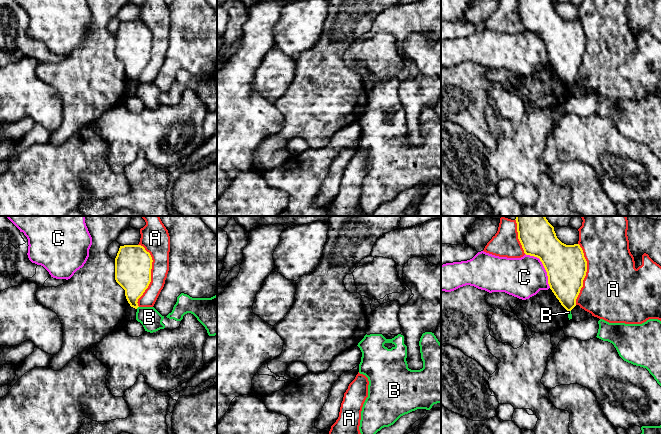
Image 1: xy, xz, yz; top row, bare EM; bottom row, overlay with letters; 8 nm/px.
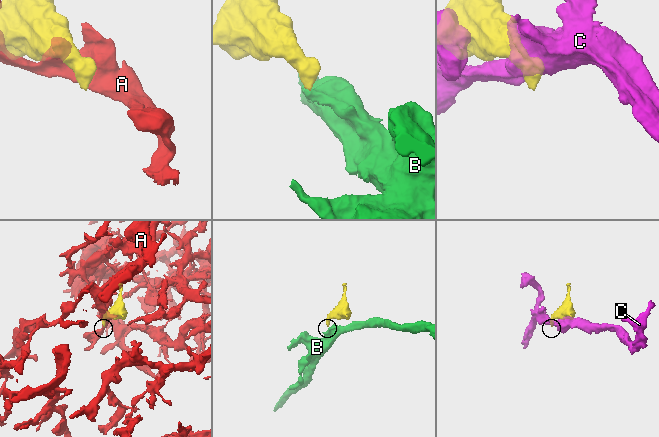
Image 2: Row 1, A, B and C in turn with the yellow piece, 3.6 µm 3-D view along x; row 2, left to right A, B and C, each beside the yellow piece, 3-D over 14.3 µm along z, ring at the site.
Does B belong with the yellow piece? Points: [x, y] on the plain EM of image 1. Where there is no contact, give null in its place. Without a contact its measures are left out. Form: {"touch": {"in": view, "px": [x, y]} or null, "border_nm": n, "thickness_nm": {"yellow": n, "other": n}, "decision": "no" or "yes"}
{"touch": {"in": "xy", "px": [137, 83]}, "border_nm": 30, "thickness_nm": {"yellow": 280, "other": 170}, "decision": "no"}

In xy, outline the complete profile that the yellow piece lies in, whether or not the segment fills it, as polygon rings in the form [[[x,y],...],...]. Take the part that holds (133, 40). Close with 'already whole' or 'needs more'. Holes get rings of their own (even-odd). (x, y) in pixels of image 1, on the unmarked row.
[[[141,21],[120,22],[115,34],[115,56],[125,66],[125,72],[131,83],[137,85],[138,75],[151,58],[152,33]]]; already whole

